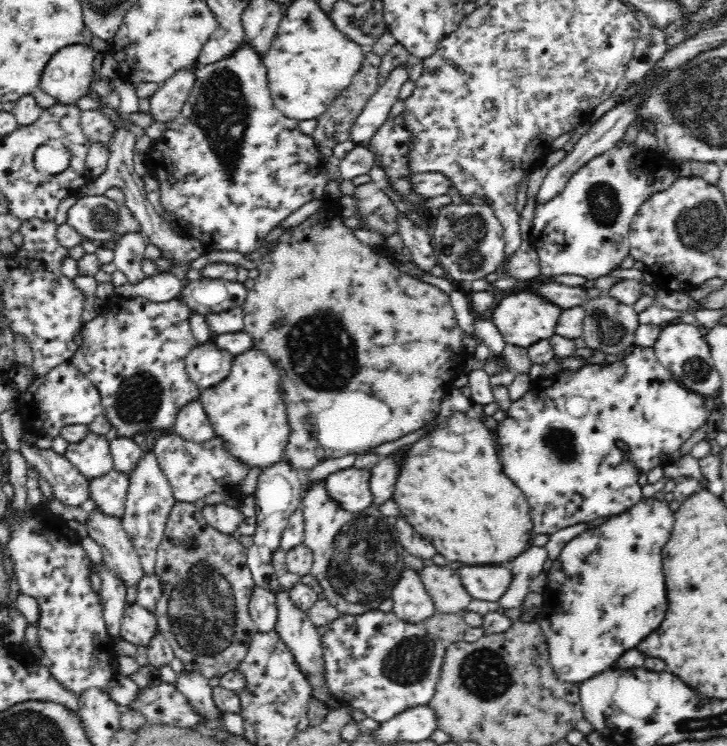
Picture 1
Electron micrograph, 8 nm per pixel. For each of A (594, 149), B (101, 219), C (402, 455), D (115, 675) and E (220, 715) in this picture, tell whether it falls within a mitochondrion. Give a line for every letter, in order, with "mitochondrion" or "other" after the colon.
A: other
B: mitochondrion
C: other
D: other
E: other

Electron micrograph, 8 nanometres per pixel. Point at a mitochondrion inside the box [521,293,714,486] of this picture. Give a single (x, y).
(559, 443)

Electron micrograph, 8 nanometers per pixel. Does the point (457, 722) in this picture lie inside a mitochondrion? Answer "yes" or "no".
no

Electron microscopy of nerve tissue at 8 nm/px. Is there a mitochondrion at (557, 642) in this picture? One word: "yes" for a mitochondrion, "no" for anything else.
no

